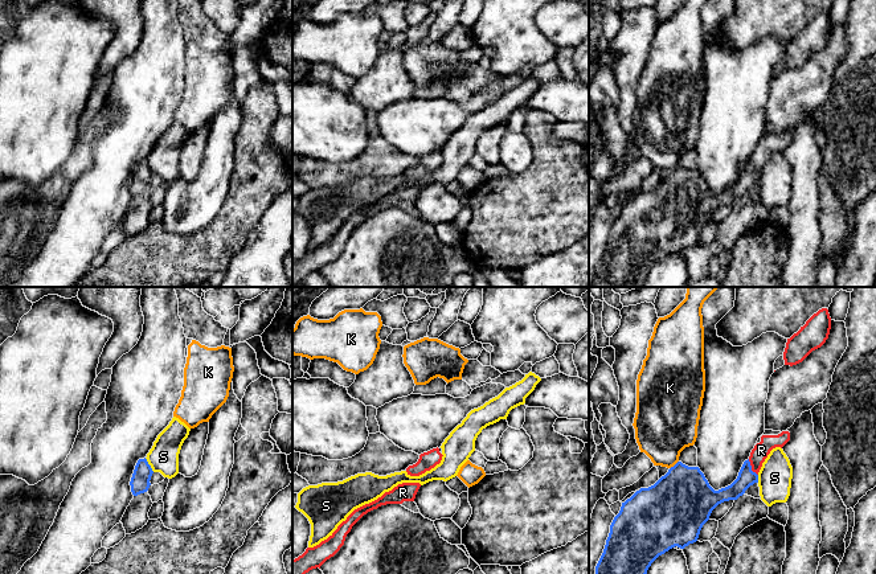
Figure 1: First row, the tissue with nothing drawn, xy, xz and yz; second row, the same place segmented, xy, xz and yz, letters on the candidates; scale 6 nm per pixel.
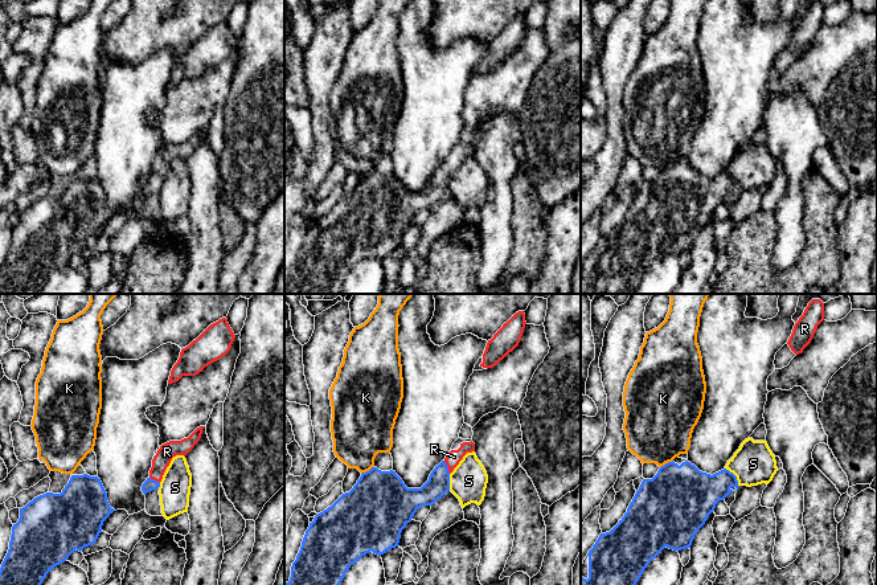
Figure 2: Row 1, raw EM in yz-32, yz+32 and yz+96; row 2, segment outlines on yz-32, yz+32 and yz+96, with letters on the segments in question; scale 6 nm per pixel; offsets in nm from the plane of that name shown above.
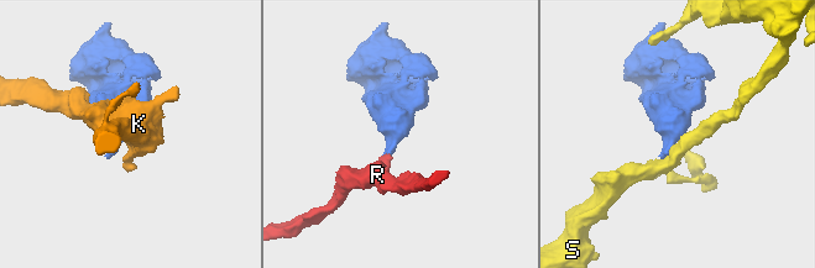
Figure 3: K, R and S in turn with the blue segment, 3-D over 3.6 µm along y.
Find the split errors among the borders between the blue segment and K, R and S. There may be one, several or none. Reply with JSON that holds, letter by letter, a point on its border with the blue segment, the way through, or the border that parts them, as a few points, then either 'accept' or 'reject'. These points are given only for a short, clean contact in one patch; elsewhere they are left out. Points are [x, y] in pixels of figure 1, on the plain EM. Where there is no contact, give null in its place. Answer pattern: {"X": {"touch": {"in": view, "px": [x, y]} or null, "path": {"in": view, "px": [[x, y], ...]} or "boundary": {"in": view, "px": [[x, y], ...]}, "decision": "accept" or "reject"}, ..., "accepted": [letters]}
{"K": {"touch": {"in": "yz", "px": [675, 168]}, "boundary": {"in": "yz", "px": [[678, 164], [670, 172]]}, "decision": "reject"}, "R": {"touch": {"in": "yz", "px": [750, 171]}, "path": {"in": "yz", "px": [[746, 181], [750, 171], [761, 154]]}, "decision": "accept"}, "S": {"touch": {"in": "xy", "px": [148, 168]}, "boundary": {"in": "xy", "px": [[144, 162], [154, 175]]}, "decision": "reject"}, "accepted": ["R"]}

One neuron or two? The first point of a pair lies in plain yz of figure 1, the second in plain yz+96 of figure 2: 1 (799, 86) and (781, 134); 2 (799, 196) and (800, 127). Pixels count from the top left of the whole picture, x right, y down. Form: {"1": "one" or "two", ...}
{"1": "two", "2": "one"}

